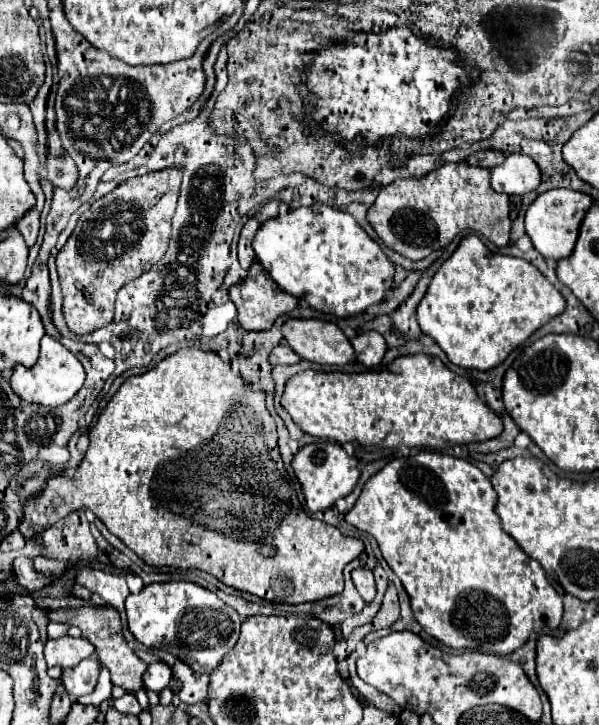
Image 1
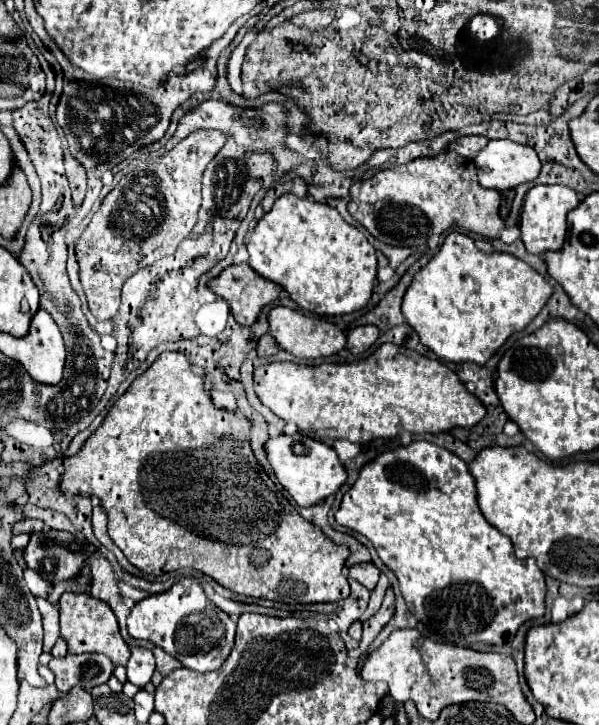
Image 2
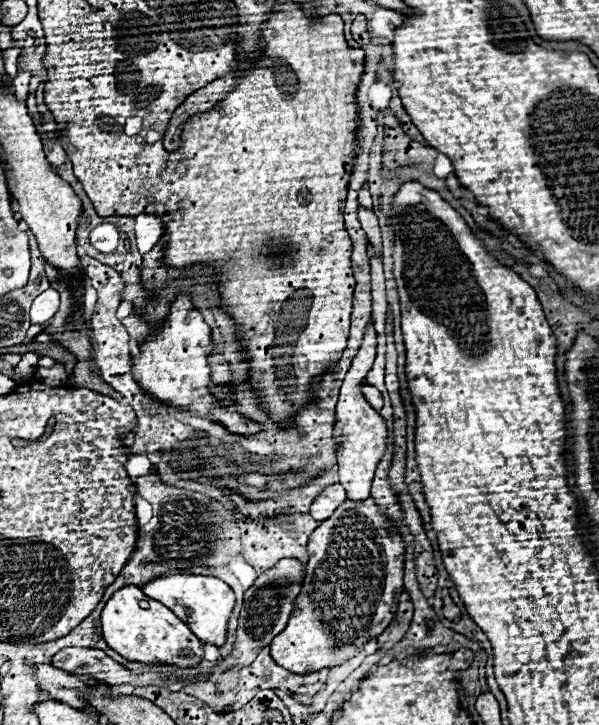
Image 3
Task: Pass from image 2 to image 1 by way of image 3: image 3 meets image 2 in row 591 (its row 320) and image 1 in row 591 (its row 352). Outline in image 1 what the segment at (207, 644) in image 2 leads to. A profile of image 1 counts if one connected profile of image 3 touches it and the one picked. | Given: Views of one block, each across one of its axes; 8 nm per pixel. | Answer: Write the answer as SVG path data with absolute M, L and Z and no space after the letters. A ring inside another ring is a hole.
M184 580L144 586L138 594L126 598L126 612L128 628L138 642L176 654L194 672L216 670L224 654L238 642L242 624L238 612L224 604L214 592Z

